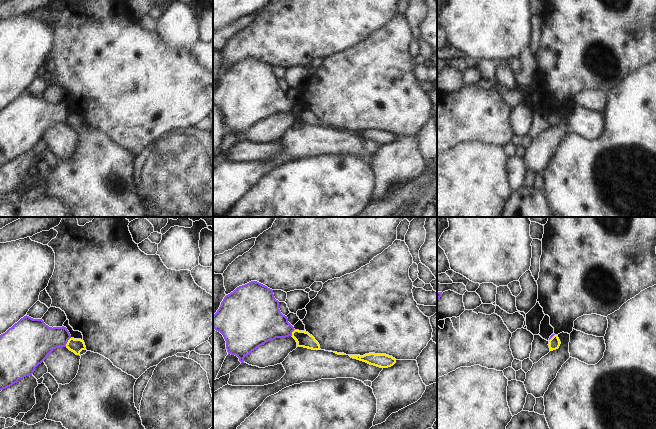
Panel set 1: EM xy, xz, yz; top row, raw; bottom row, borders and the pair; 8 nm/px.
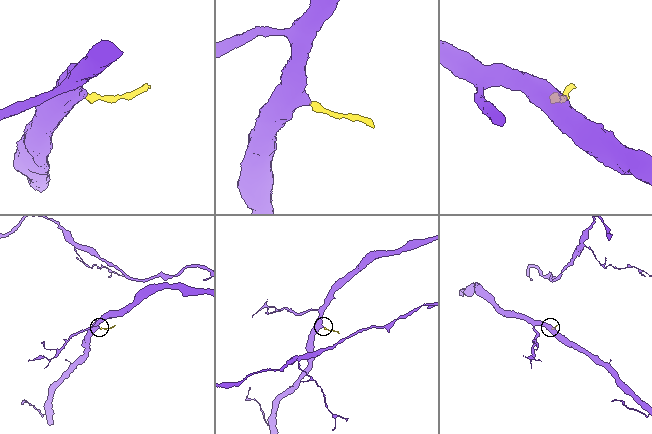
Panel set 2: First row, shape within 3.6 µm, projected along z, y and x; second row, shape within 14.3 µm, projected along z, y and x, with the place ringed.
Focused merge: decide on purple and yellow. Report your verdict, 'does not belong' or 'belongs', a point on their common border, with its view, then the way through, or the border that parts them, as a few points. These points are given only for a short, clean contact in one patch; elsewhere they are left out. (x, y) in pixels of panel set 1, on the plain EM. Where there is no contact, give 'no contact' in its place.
does not belong; meets purple in xy at (67, 117); border along xy (70, 113), (65, 122)

